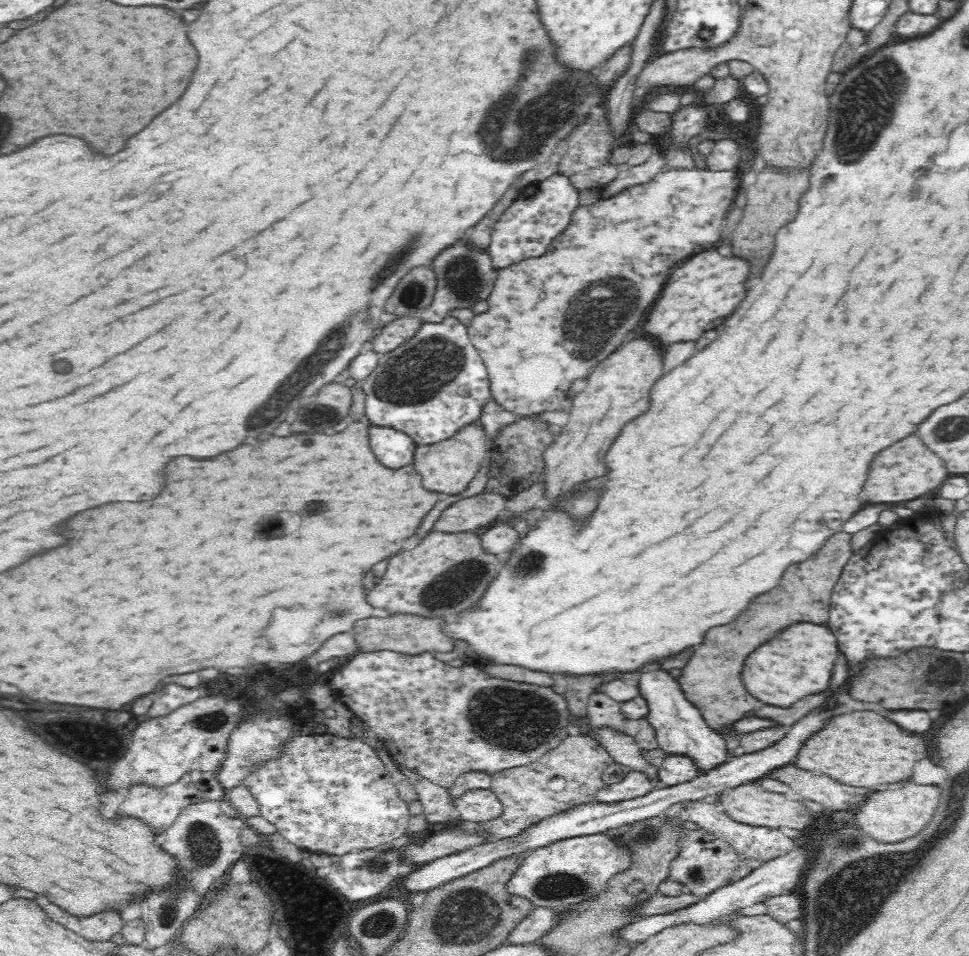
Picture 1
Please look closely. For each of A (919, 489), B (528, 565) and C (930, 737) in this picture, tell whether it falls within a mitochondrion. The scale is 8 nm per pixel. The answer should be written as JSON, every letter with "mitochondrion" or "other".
{"A":"other","B":"mitochondrion","C":"other"}

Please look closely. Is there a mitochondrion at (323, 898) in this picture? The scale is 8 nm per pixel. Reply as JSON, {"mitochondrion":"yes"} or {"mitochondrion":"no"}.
{"mitochondrion":"no"}

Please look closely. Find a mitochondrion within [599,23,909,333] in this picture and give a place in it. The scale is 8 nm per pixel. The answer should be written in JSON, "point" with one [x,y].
{"point":[875,82]}

